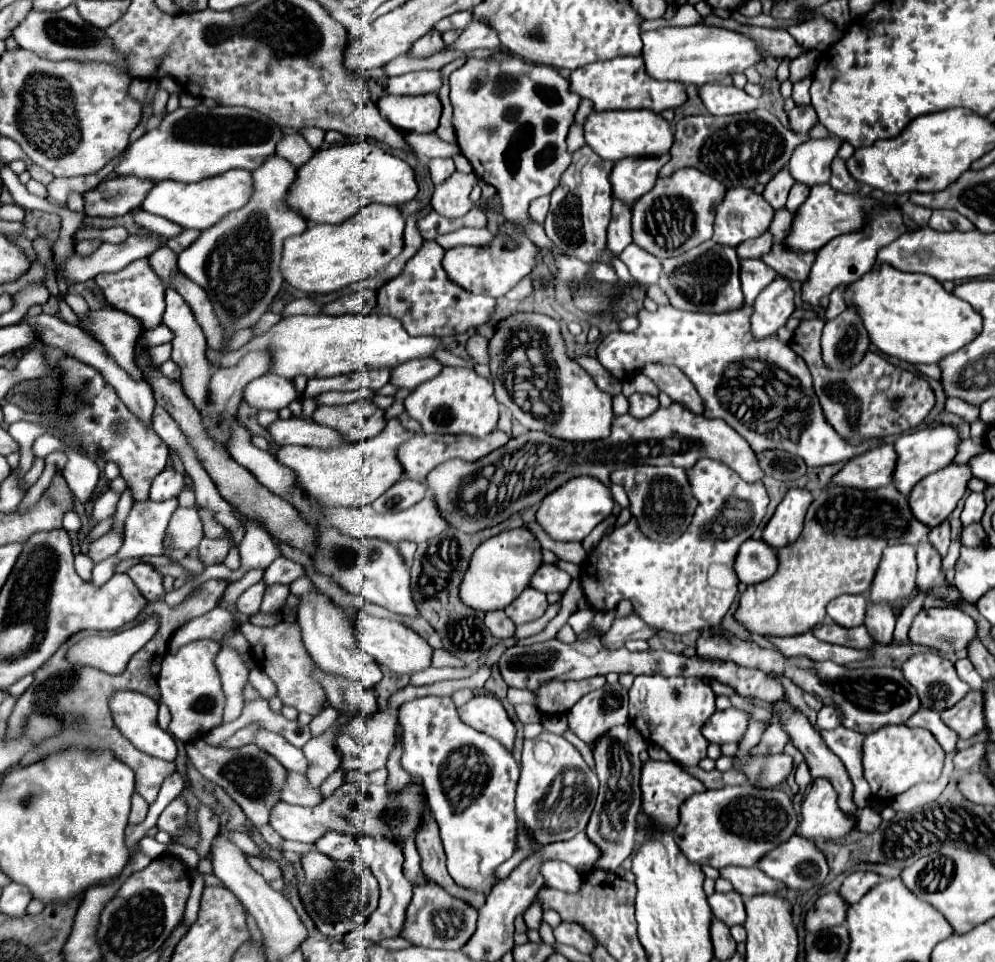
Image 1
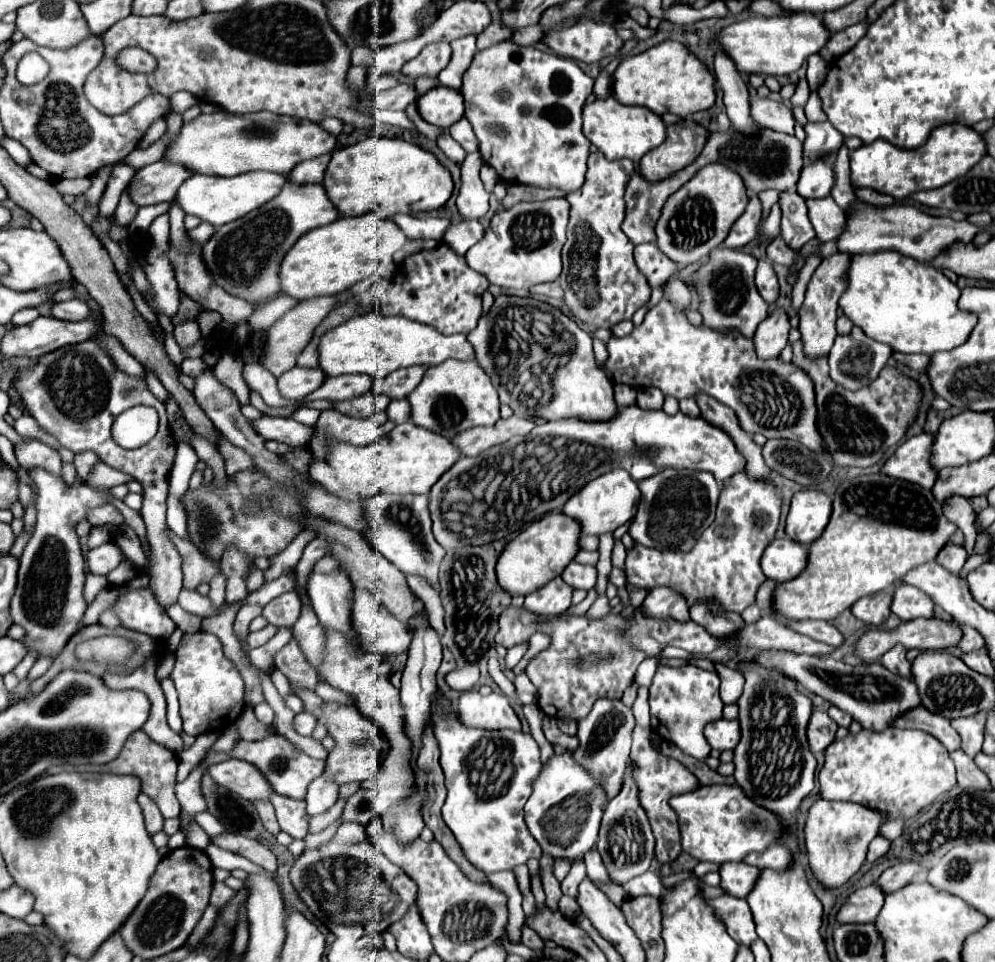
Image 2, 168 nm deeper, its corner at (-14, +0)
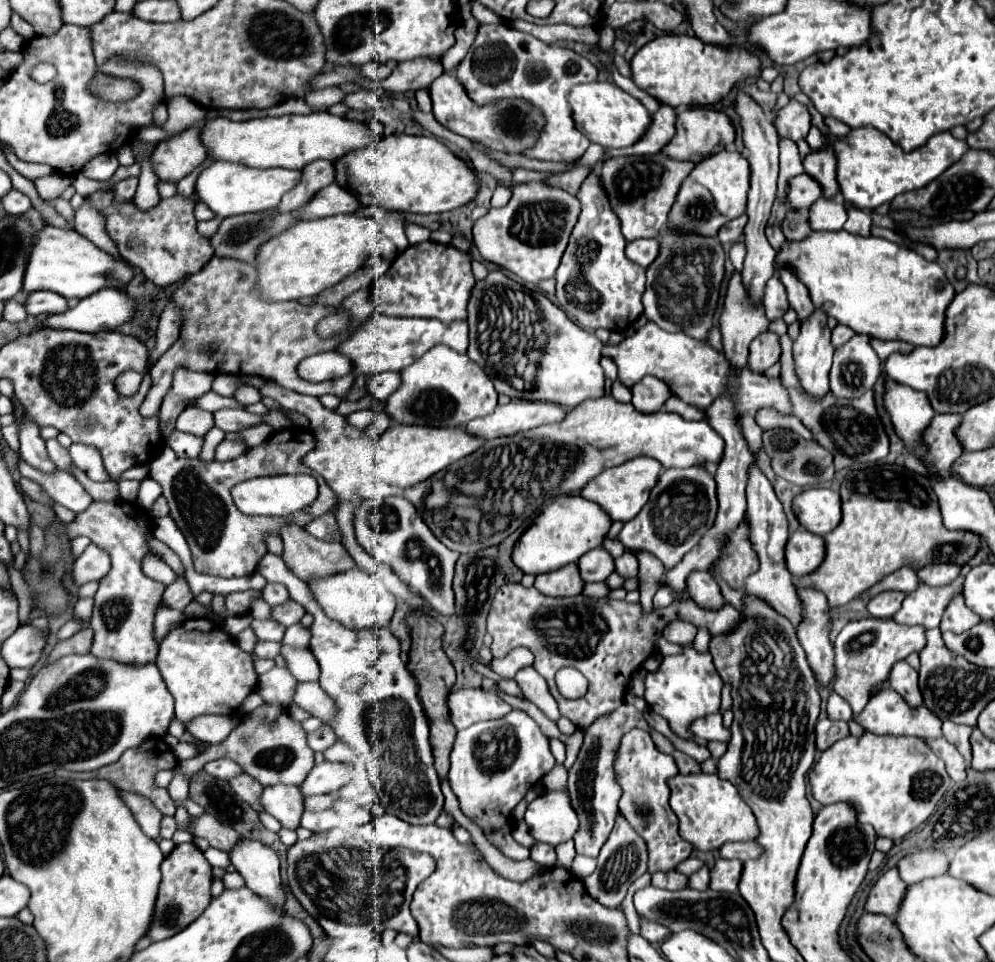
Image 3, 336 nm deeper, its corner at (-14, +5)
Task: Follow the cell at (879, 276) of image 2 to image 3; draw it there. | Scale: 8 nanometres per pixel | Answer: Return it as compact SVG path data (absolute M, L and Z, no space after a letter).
M838 230L838 232L810 232L810 236L806 236L806 240L786 240L782 244L782 248L778 250L776 254L776 266L786 266L790 268L798 280L802 280L802 284L806 284L808 292L810 292L810 300L816 308L824 308L824 312L832 318L838 320L838 324L844 324L848 328L852 328L856 334L866 334L866 336L874 336L874 338L880 338L880 340L900 340L900 342L908 342L908 344L914 344L914 346L936 346L940 342L940 338L944 336L944 312L950 304L950 300L954 298L954 286L952 282L946 280L944 276L944 270L936 264L936 262L928 262L924 260L918 252L914 252L912 248L906 248L906 246L900 246L900 244L894 244L890 240L884 240L884 238L874 238L874 236L856 236L856 234L850 234L846 230Z

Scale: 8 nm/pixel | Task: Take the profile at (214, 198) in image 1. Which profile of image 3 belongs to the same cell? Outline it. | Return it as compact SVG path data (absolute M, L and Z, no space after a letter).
M216 162L206 168L196 180L196 194L218 218L228 218L248 212L274 210L280 204L280 198L298 184L302 178L300 170L286 168L246 168L244 164L222 164Z

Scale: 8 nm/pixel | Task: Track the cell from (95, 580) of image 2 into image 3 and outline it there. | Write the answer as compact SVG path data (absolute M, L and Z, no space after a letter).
M82 598L82 600L78 600L76 602L76 606L74 606L74 620L78 620L78 622L88 622L90 620L90 612L92 612L92 598Z

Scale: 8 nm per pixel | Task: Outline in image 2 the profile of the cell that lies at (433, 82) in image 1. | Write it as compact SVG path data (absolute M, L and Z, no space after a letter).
M400 83L388 91L376 93L374 95L374 103L376 107L382 109L392 109L392 111L404 111L410 103L414 103L418 99L416 87L408 85L408 83Z

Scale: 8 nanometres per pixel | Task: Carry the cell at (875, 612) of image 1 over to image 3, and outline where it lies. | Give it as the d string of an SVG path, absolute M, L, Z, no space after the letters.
M904 660L894 664L888 682L900 696L904 696L904 700L910 706L916 708L922 704L922 694L918 688L918 672L912 666L908 666Z

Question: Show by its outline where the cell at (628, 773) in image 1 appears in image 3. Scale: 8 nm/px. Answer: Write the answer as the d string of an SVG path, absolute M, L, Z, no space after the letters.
M618 814L616 818L616 826L608 838L608 842L602 846L600 856L598 856L598 866L596 870L584 878L584 886L588 890L588 894L598 900L602 906L608 908L620 908L622 900L626 898L628 886L646 872L646 862L648 862L648 852L646 852L646 844L644 840L630 828L630 824L626 824L626 820Z

